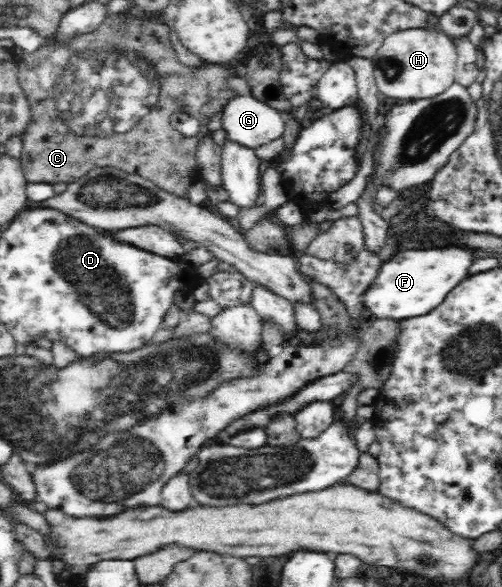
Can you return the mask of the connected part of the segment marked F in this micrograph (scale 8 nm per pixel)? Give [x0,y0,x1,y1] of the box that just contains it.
[359,247,473,321]

